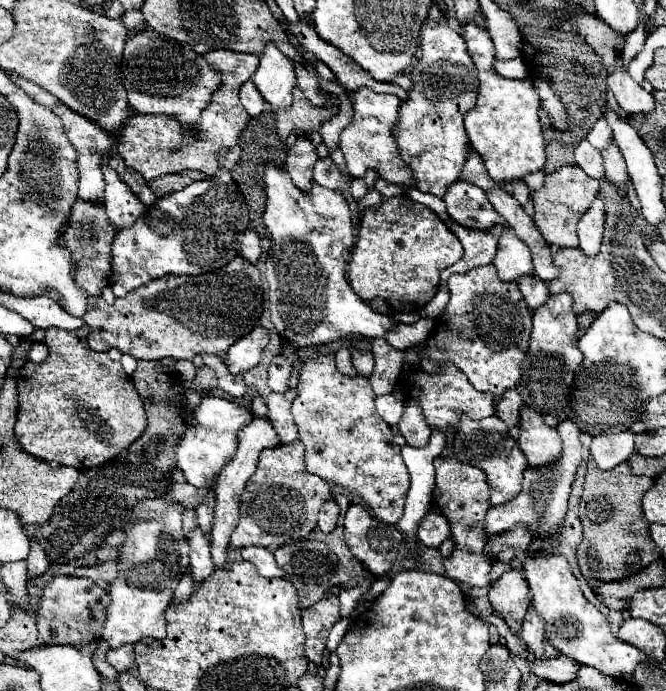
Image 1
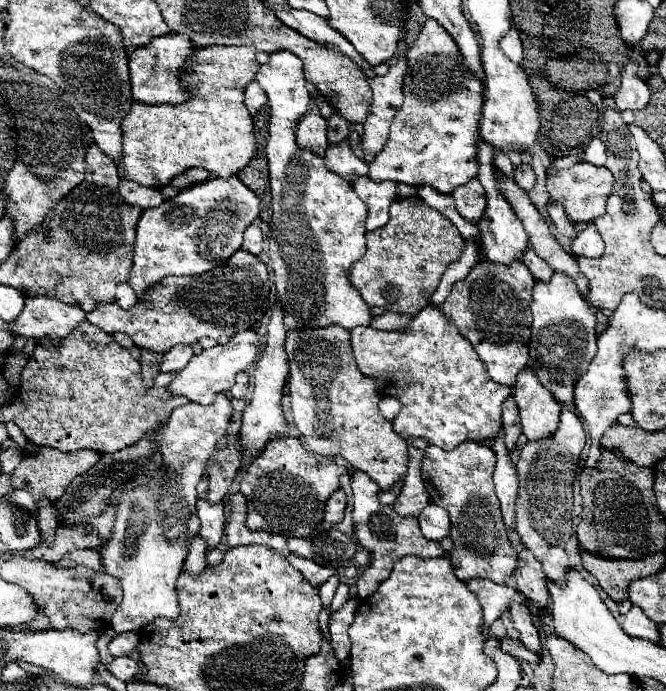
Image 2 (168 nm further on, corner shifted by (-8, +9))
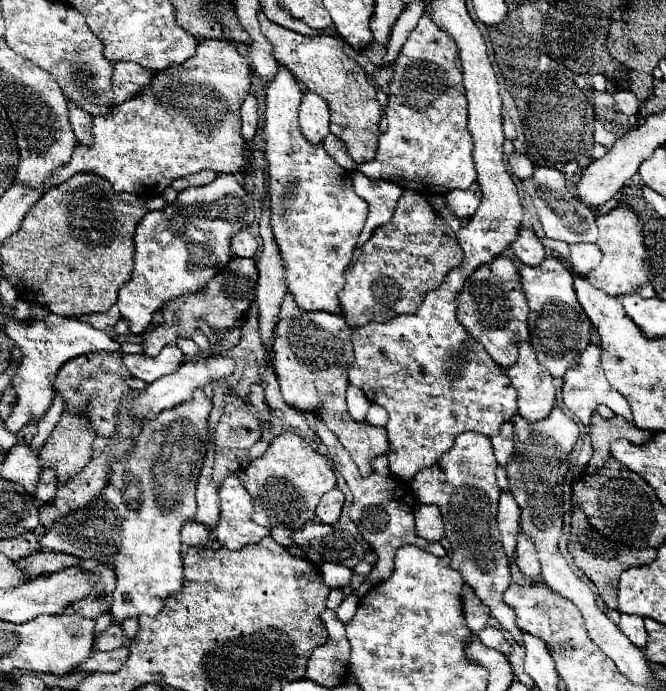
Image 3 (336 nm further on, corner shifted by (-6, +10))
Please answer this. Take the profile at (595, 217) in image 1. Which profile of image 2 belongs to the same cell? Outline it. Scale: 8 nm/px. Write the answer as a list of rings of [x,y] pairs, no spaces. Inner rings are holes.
[[[594,222],[588,224],[582,232],[578,232],[578,236],[572,242],[572,254],[590,256],[590,258],[600,258],[604,254],[604,242]]]

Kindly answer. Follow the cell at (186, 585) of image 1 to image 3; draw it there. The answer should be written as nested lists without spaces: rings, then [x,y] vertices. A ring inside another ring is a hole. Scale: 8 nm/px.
[[[190,519],[182,527],[182,543],[188,543],[192,547],[204,547],[204,543],[208,543],[208,539],[210,539],[210,529],[204,523]]]

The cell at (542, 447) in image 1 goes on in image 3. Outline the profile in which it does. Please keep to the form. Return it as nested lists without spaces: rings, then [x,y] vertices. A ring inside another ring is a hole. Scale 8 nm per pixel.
[[[518,341],[518,359],[506,369],[506,375],[518,393],[518,413],[526,421],[544,419],[556,405],[554,377],[538,363],[528,341]]]

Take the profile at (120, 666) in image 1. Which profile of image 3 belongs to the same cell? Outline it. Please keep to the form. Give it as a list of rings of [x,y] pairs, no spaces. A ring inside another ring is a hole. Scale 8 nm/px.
[[[110,625],[102,635],[96,637],[94,647],[98,651],[112,651],[112,649],[120,647],[122,643],[124,643],[124,639],[122,639],[122,627],[120,625]]]

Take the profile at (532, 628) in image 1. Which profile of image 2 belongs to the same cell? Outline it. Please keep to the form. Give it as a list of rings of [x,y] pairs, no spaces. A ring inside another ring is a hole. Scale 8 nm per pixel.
[[[522,550],[518,554],[518,568],[514,570],[516,588],[538,608],[548,608],[548,590],[546,576],[540,562],[530,554],[530,550]]]

